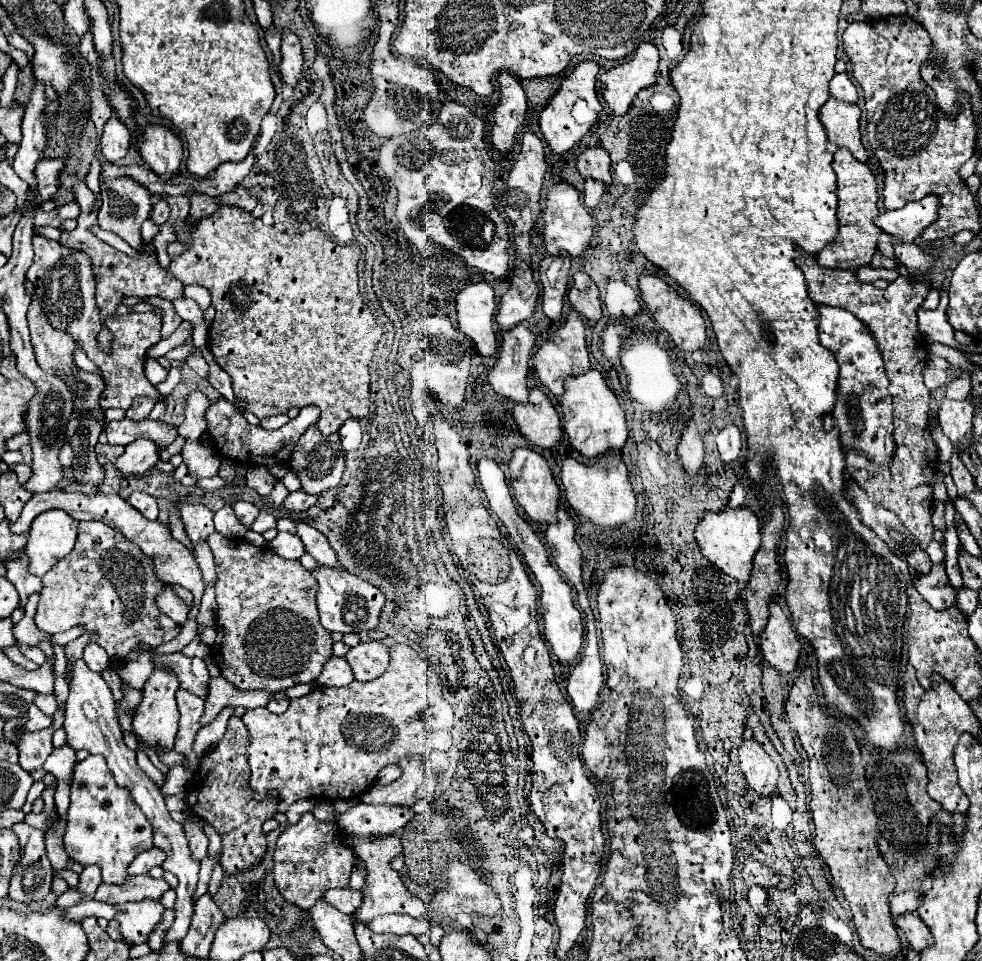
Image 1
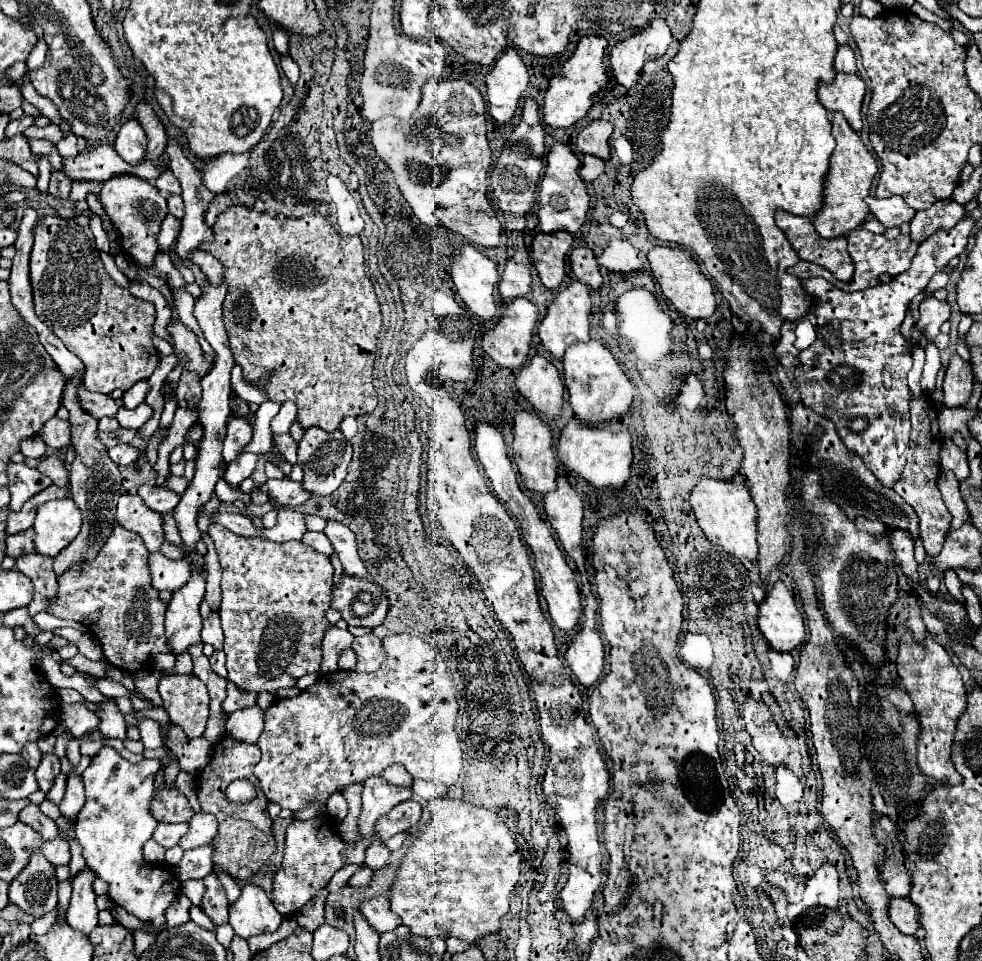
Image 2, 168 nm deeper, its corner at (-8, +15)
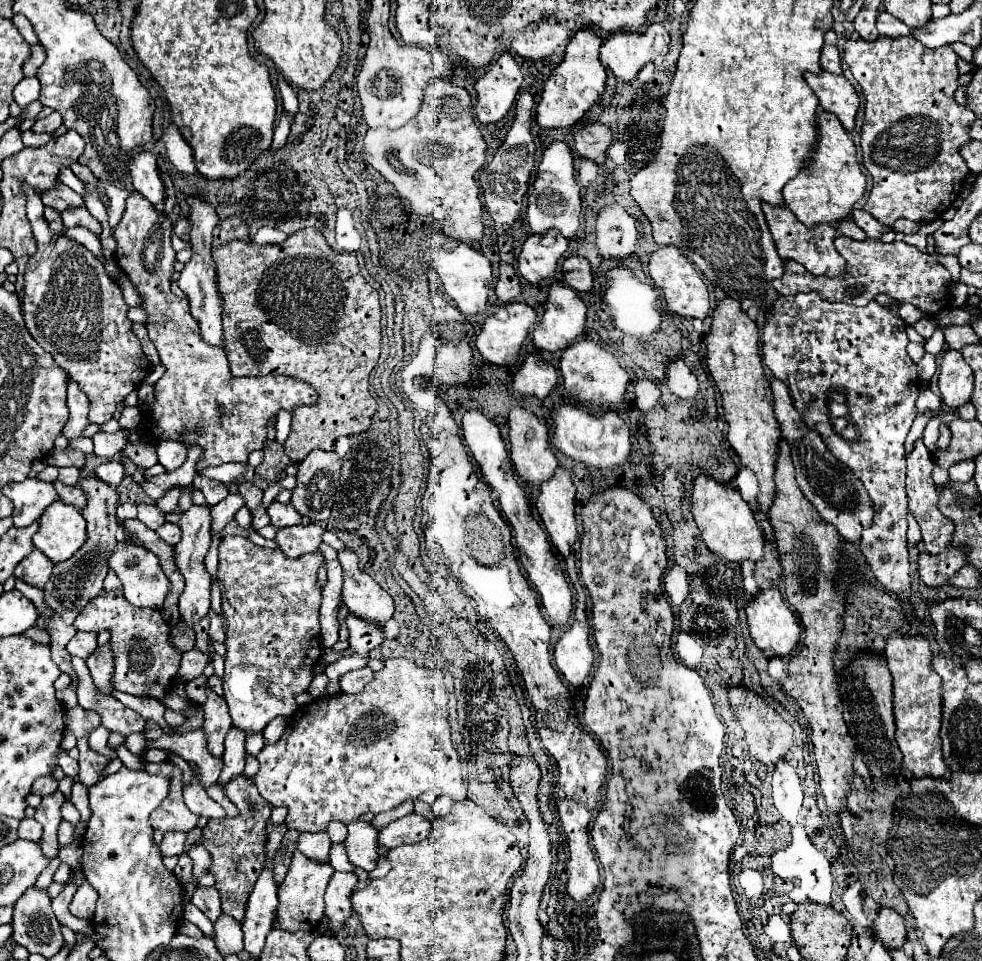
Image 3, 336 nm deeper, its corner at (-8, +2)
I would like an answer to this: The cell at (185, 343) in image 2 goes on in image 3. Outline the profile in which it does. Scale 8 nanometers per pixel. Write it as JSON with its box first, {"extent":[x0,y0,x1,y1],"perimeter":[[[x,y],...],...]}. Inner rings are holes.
{"extent":[113,192,319,472],"perimeter":[[[133,192],[127,198],[125,214],[119,222],[119,226],[113,230],[117,240],[115,258],[117,264],[127,272],[131,284],[135,286],[141,308],[147,312],[145,328],[149,332],[151,342],[155,344],[161,364],[165,366],[165,374],[155,382],[153,392],[153,404],[149,406],[149,412],[145,412],[145,420],[151,424],[145,428],[145,434],[149,440],[175,440],[183,442],[185,446],[199,446],[203,448],[201,458],[197,460],[197,472],[201,472],[207,466],[219,466],[225,462],[239,462],[247,464],[247,458],[253,450],[261,450],[267,440],[267,426],[277,420],[279,410],[293,412],[299,406],[313,406],[319,400],[317,390],[297,378],[291,376],[261,376],[261,378],[233,378],[229,372],[227,356],[219,346],[211,346],[207,342],[201,342],[201,332],[197,320],[189,312],[189,302],[183,298],[177,298],[171,292],[171,274],[175,264],[175,250],[171,248],[171,232],[173,226],[169,218],[153,208],[153,204],[139,192]]]}

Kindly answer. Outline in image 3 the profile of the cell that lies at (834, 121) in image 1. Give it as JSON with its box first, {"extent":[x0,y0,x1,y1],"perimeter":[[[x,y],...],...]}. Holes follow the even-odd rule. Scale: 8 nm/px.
{"extent":[803,72,859,130],"perimeter":[[[805,72],[803,78],[819,98],[819,104],[823,110],[835,114],[845,130],[853,130],[855,126],[855,114],[859,108],[859,96],[851,82],[843,74],[829,74],[829,72]]]}

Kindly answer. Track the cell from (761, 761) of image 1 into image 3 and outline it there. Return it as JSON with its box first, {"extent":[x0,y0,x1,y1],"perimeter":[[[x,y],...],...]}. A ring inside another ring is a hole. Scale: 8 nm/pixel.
{"extent":[729,686,793,764],"perimeter":[[[745,686],[729,690],[729,704],[731,704],[731,710],[735,712],[737,722],[741,724],[741,728],[745,732],[745,740],[747,740],[751,756],[761,760],[763,764],[775,764],[779,760],[779,756],[783,756],[787,752],[787,742],[791,744],[793,728],[775,712],[775,708],[769,702],[765,702],[765,698],[761,698],[759,694],[755,694],[753,690],[749,690]]]}

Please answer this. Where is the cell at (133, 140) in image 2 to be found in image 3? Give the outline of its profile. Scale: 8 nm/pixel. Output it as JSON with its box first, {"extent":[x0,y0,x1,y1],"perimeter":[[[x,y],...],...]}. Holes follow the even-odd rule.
{"extent":[131,152,165,206],"perimeter":[[[141,152],[131,160],[131,178],[137,192],[141,192],[153,206],[159,206],[165,200],[165,184],[161,180],[155,156]]]}

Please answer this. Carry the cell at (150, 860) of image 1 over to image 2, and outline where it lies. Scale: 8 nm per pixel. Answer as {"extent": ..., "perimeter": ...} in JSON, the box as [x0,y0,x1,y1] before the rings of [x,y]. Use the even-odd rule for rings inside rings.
{"extent":[153,823,187,849],"perimeter":[[[159,823],[155,833],[153,833],[153,839],[165,847],[165,849],[171,849],[179,843],[179,839],[187,833],[187,823]]]}

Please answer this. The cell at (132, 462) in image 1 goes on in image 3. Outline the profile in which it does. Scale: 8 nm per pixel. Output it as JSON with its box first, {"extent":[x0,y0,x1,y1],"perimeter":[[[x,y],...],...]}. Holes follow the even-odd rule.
{"extent":[95,460,123,486],"perimeter":[[[111,460],[111,462],[105,462],[105,464],[99,464],[97,468],[95,468],[95,476],[101,480],[101,482],[105,482],[105,484],[109,484],[109,486],[119,486],[119,482],[123,480],[123,464],[119,464],[119,462],[115,462],[115,460]]]}

